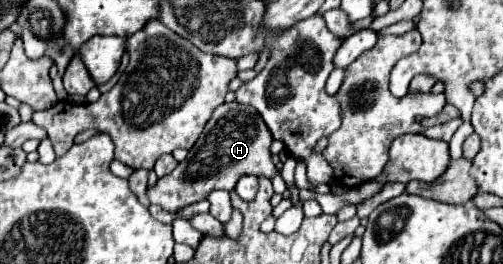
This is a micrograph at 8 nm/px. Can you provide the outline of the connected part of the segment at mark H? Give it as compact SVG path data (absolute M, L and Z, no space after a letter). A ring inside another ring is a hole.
M238 101L222 103L206 123L196 145L190 149L188 157L176 165L170 175L164 175L156 181L154 187L148 187L150 203L160 205L168 213L178 213L190 203L204 201L214 189L234 189L242 175L280 175L270 155L272 135L258 111L250 105Z

